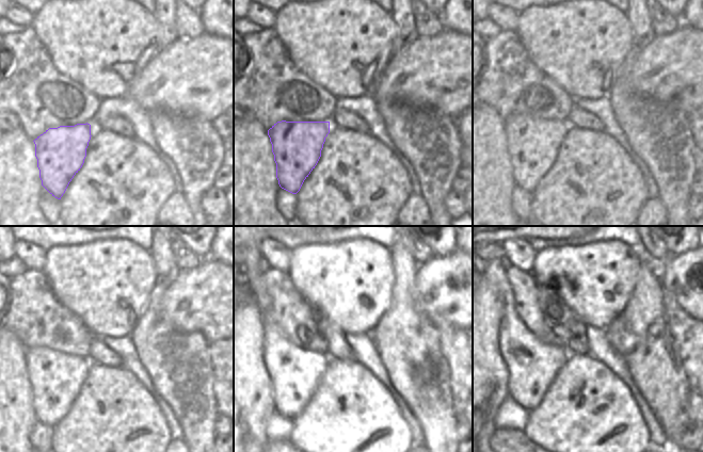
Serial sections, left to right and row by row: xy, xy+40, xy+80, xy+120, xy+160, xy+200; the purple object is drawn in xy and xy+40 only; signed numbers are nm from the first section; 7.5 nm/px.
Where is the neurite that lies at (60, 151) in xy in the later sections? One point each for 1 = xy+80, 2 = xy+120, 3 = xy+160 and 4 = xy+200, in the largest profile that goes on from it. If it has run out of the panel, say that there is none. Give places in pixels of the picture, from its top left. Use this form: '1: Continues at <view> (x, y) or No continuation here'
1: Continues at xy+80 (532, 143)
2: Continues at xy+120 (56, 377)
3: Continues at xy+160 (294, 373)
4: Continues at xy+200 (532, 365)

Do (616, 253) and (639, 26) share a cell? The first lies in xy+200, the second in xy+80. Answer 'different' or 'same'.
different

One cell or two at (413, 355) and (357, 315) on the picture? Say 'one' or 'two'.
two

